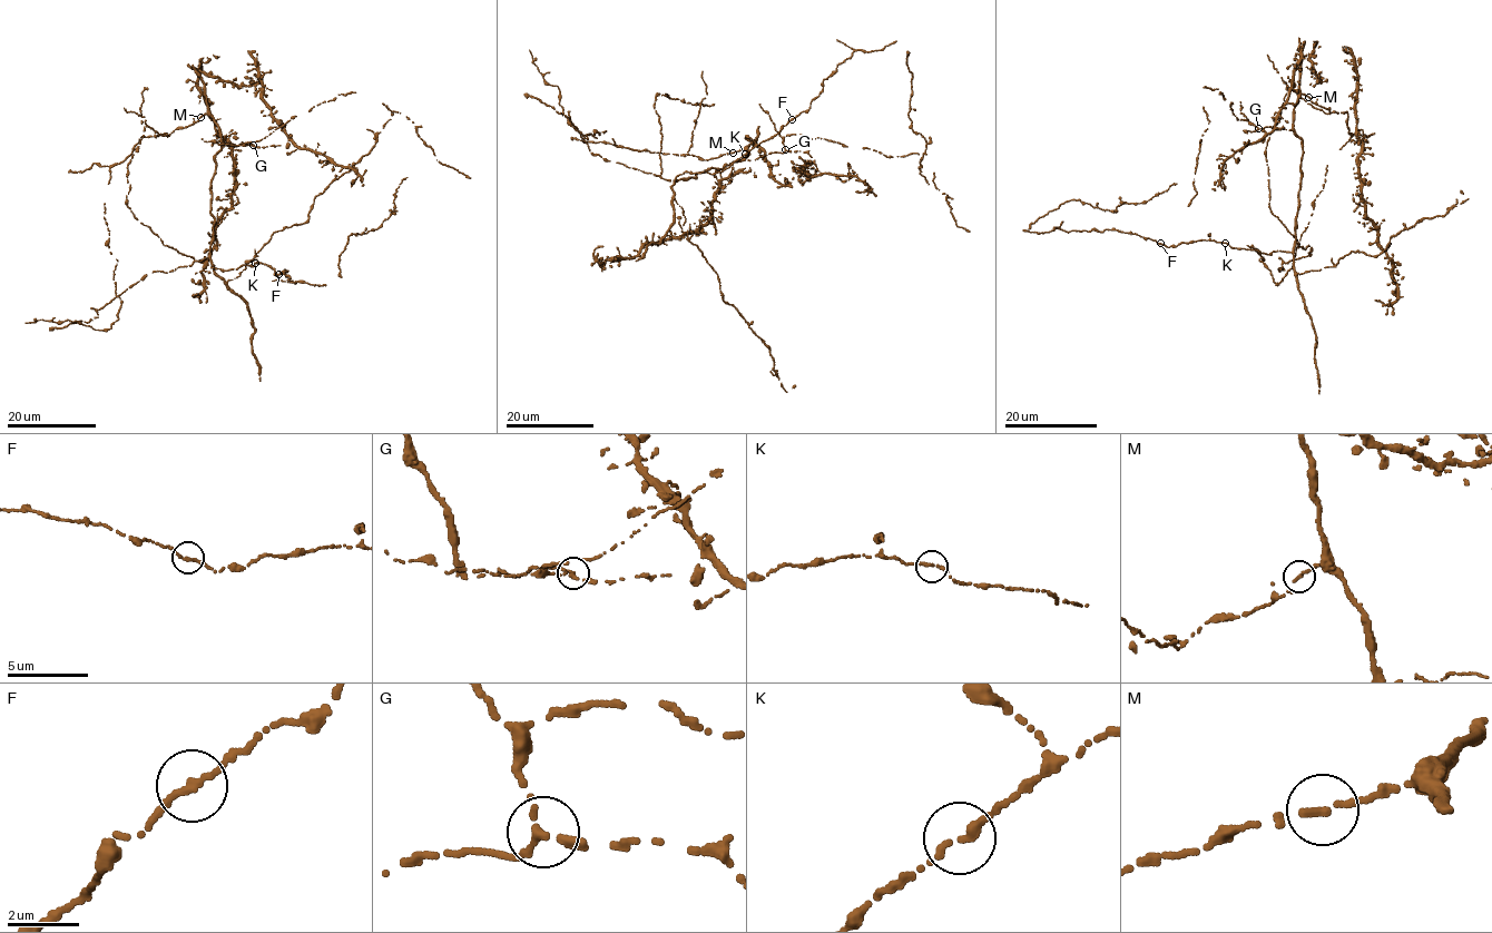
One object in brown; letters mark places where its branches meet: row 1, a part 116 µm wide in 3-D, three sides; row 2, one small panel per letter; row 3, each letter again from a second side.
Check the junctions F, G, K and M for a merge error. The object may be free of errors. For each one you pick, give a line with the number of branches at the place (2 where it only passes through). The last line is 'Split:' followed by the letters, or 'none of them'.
Split: none of them

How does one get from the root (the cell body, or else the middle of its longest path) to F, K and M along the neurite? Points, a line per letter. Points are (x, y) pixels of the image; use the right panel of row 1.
F: (1250, 249), (1205, 239), (1167, 247), (1160, 243)
K: (1250, 249), (1233, 248), (1225, 243)
M: (1250, 249), (1268, 254), (1291, 252), (1295, 243), (1303, 148), (1293, 127), (1293, 109), (1298, 97), (1309, 97)

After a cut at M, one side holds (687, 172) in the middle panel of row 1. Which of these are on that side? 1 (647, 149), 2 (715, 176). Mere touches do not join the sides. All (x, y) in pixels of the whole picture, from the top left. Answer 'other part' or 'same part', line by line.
1: other part
2: same part

